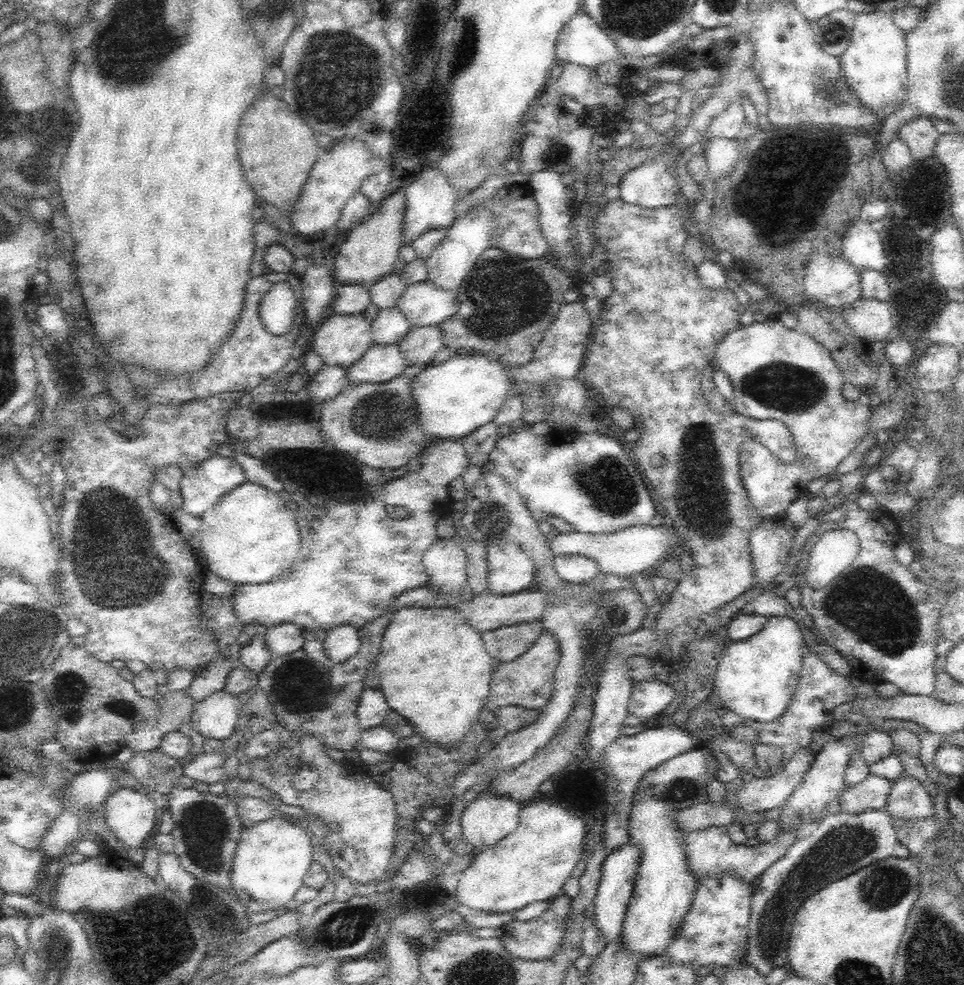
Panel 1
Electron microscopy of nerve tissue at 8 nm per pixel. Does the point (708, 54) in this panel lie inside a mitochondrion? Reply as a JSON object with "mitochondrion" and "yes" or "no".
{"mitochondrion":"no"}

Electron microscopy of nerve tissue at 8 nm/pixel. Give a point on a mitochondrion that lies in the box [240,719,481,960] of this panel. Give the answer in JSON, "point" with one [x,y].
{"point":[343,928]}

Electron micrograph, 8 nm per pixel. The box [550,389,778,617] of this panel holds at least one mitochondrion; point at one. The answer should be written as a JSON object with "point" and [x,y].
{"point":[701,474]}

